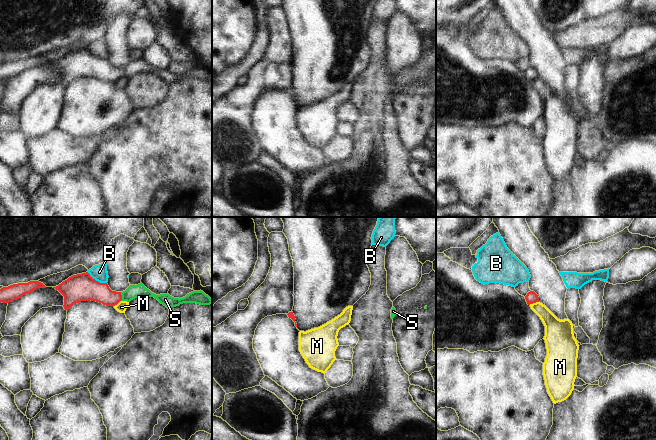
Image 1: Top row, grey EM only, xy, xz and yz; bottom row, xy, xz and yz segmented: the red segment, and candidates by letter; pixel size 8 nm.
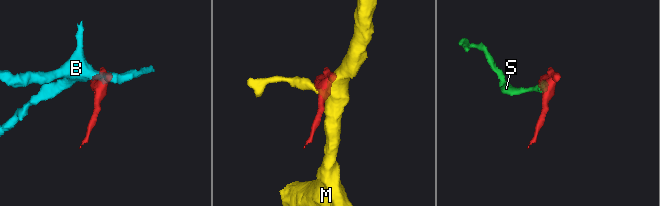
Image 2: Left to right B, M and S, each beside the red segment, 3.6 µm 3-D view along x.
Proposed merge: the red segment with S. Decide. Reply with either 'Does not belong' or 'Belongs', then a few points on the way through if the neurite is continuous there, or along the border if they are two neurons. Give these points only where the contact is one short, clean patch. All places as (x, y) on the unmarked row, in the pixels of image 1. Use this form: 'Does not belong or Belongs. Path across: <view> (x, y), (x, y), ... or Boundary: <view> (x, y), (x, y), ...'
Belongs. Path across: xy (91, 65), (106, 72), (121, 72), (128, 71), (133, 67)

